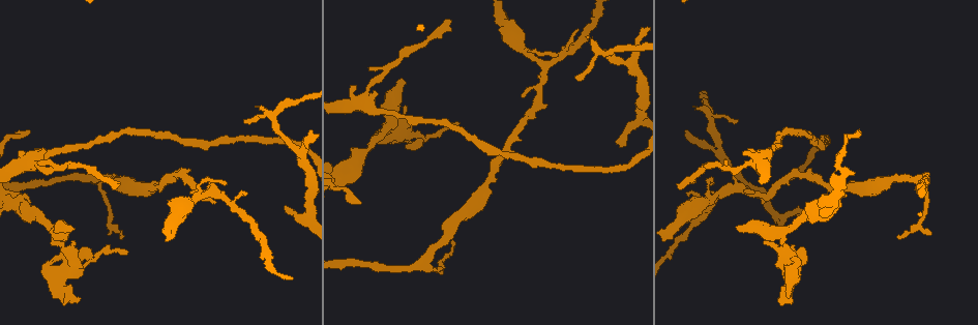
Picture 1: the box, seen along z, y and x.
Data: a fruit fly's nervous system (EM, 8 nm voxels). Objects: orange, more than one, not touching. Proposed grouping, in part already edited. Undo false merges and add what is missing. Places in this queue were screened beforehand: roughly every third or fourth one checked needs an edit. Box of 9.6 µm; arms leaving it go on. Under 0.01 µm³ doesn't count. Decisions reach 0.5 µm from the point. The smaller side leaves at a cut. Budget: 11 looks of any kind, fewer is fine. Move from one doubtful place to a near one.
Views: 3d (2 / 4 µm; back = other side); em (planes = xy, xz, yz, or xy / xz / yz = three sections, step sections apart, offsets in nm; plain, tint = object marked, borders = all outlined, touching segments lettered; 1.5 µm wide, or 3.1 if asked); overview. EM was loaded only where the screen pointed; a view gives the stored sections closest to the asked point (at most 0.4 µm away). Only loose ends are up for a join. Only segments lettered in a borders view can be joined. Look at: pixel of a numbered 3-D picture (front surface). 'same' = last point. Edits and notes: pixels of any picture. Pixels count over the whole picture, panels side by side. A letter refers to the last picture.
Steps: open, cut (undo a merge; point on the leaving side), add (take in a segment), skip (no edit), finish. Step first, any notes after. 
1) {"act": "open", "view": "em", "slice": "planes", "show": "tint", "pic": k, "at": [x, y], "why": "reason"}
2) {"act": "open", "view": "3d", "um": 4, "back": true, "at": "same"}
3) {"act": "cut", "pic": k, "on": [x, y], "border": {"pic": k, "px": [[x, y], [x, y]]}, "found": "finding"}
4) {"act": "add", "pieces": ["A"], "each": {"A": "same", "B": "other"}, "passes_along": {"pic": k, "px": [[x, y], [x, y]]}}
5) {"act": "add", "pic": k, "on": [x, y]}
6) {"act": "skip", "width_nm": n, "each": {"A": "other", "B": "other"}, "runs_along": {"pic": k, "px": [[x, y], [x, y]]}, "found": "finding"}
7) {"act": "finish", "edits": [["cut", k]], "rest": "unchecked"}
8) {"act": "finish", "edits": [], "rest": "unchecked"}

{"act": "open", "view": "em", "slice": "yz", "step": 4, "show": "tint", "pic": 1, "at": [71, 228], "why": "stops while still wide"}

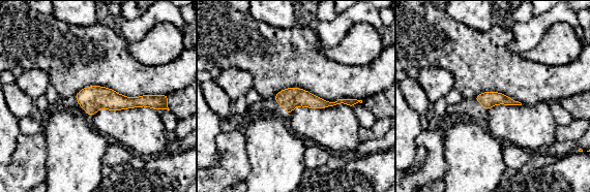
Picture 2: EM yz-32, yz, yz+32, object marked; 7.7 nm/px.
{"act": "open", "view": "em", "slice": "planes", "show": "borders", "at": "same", "why": "another direction"}

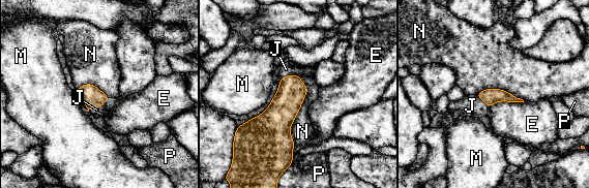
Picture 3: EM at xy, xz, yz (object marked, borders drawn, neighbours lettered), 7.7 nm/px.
{"act": "add", "pieces": ["J"], "each": {"E": "other", "J": "same", "M": "other", "N": "other", "P": "other"}, "passes_along": {"pic": 3, "px": [[286, 103], [290, 75], [286, 69]]}, "found": "the cell continues"}

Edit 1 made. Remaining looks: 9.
{"act": "open", "view": "3d", "um": 2, "pic": 1, "at": [679, 187], "why": "an open end"}

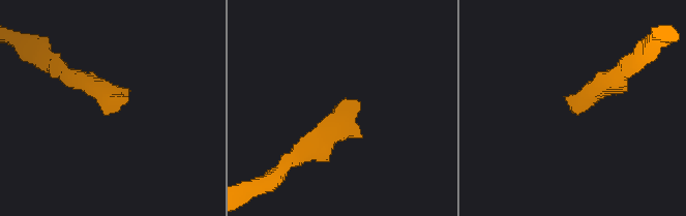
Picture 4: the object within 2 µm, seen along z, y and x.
{"act": "open", "view": "em", "slice": "planes", "show": "borders", "pic": 4, "at": [571, 104]}

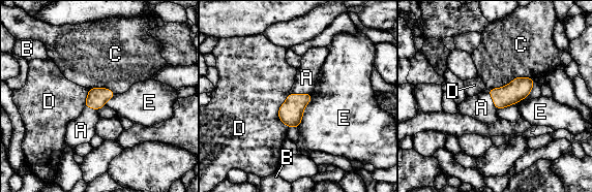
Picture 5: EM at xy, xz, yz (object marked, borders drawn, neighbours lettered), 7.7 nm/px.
{"act": "add", "pieces": ["A"], "each": {"A": "same", "B": "other", "C": "other", "D": "other", "E": "other"}, "passes_along": {"pic": 5, "px": [[291, 112], [300, 94], [306, 77]]}, "found": "the cell continues"}

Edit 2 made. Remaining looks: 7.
{"act": "open", "view": "em", "slice": "planes", "show": "borders", "pic": 1, "at": [126, 253], "why": "tapers out"}

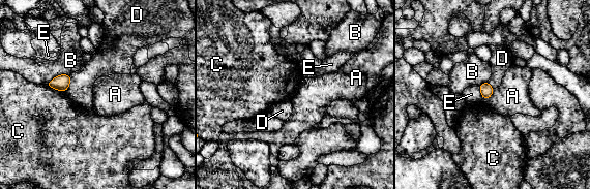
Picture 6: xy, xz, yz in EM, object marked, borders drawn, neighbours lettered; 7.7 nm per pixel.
{"act": "skip", "longest_contact_nm": ["B", 220], "each": {"A": "other", "B": "other", "C": "other", "D": "other", "E": "other"}, "border": {"pic": 6, "px": [[494, 89], [488, 98], [482, 99]]}, "found": "no lettered segment goes on from it"}

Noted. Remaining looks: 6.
{"act": "open", "view": "em", "slice": "planes", "show": "borders", "pic": 1, "at": [578, 30], "why": "thin end"}

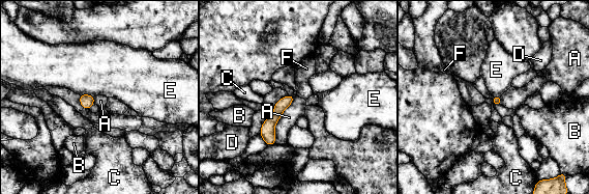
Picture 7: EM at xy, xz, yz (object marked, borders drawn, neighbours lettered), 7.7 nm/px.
{"act": "skip", "each": {"A": "other", "B": "other", "C": "other", "D": "other", "E": "other", "F": "other"}, "border": {"pic": 7, "px": [[294, 94], [274, 127], [273, 143]]}, "found": "no lettered segment goes on from it"}

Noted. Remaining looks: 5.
{"act": "finish", "edits": [["add", 3], ["add", 5]], "rest": "unchecked"}

